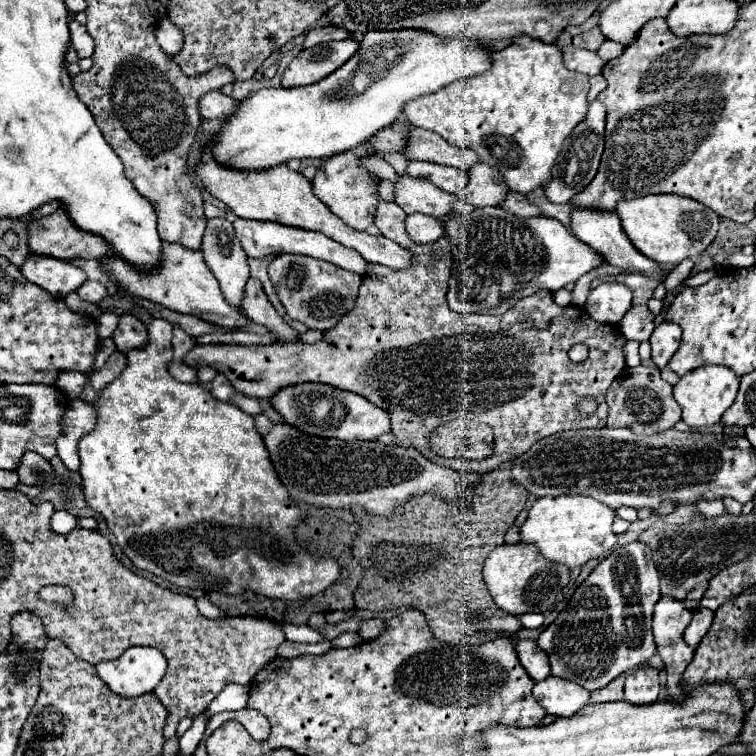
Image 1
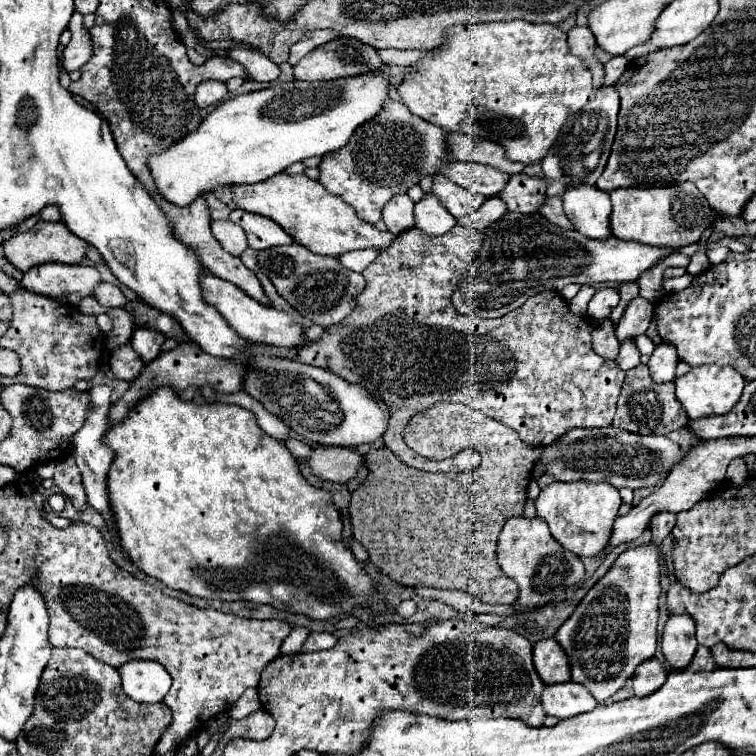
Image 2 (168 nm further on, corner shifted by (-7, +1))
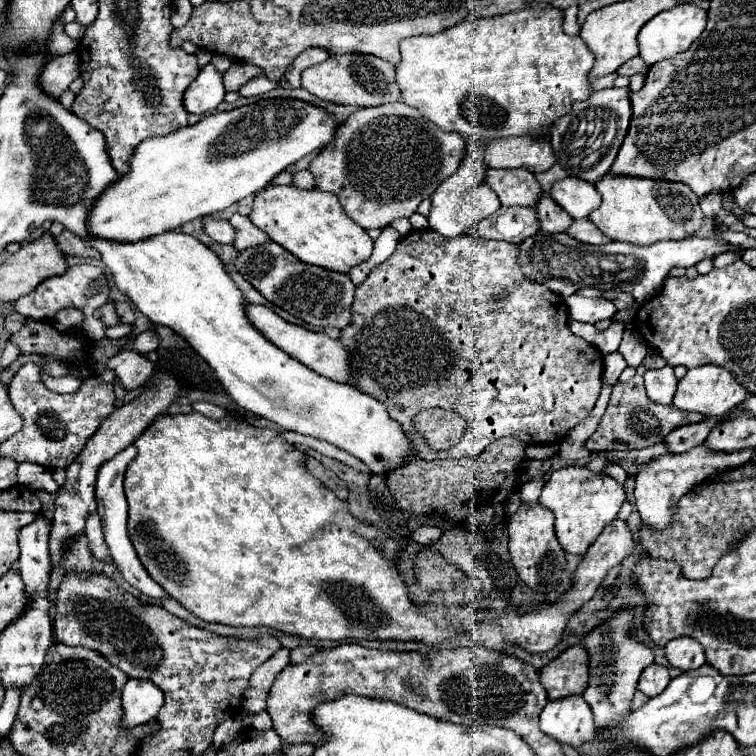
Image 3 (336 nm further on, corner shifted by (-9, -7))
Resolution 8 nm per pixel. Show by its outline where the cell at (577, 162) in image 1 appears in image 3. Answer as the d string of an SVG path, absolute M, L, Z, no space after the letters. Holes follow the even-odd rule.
M602 89L590 95L588 101L574 103L572 111L550 129L550 145L558 159L558 165L576 179L596 183L608 173L622 139L628 131L632 107L628 89Z

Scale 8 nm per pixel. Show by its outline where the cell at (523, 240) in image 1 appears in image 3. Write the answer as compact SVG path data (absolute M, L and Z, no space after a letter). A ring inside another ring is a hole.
M538 231L536 235L518 243L518 249L520 249L518 265L520 265L520 271L524 273L524 277L528 277L540 285L548 285L548 289L558 293L560 297L570 297L572 293L578 293L584 287L596 287L602 291L610 291L610 289L628 291L636 299L640 299L640 305L662 291L664 279L668 277L670 269L674 269L674 267L688 269L688 267L696 265L698 261L702 261L706 257L716 257L724 251L744 251L744 247L740 247L740 245L724 245L716 239L700 239L700 237L692 237L692 239L684 239L684 241L660 241L660 243L648 245L648 247L636 247L636 245L620 243L620 241L610 241L606 245L584 245L584 243L568 237L566 233L544 233L544 231Z

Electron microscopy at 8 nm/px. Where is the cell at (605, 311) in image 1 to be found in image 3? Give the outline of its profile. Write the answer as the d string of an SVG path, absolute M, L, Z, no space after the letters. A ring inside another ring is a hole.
M570 295L564 299L568 307L568 317L582 323L598 323L602 319L612 319L616 313L616 305L608 299L588 299L582 295Z

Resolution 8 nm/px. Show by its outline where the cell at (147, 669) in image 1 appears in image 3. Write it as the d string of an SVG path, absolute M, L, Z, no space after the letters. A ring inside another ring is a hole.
M128 679L122 691L124 725L134 727L148 723L164 705L164 693L148 679Z

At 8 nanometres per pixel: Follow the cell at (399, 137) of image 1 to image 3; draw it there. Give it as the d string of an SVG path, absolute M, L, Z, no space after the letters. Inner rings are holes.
M402 101L366 107L354 111L338 131L334 147L320 151L310 163L310 173L316 179L316 189L330 191L338 195L344 211L358 223L362 229L384 229L398 217L410 217L416 213L420 201L428 199L436 187L454 175L464 159L466 143L458 133L446 133L434 123L426 121L414 107L408 107Z

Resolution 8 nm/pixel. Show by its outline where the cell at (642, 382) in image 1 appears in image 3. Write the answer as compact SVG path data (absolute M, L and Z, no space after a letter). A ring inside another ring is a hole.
M634 375L626 383L616 383L608 409L598 425L598 429L590 435L586 441L586 449L590 451L628 451L628 449L646 449L650 445L656 445L668 437L670 431L684 423L698 423L704 415L700 413L686 413L672 405L652 403L644 391L644 379L640 375Z

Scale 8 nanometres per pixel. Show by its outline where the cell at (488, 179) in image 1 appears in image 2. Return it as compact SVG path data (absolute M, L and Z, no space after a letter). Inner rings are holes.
M524 173L512 175L500 197L506 201L510 211L524 215L538 213L546 203L546 181L540 177L528 177Z

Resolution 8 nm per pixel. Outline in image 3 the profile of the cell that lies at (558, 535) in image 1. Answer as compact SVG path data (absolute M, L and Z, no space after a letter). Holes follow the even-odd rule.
M564 467L554 471L540 495L542 507L552 511L556 517L554 529L562 549L572 555L584 555L584 551L588 551L602 529L618 519L618 511L624 501L624 487L620 487L606 473L592 473L586 467Z

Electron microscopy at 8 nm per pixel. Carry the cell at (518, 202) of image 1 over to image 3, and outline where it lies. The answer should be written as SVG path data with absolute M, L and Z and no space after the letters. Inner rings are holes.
M572 221L572 225L568 227L566 235L574 237L574 239L578 239L582 243L592 243L592 245L602 245L602 243L610 241L588 221Z

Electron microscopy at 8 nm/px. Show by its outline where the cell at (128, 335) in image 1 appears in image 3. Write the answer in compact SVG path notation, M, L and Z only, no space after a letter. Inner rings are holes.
M108 301L104 307L96 309L96 311L94 311L94 317L100 319L106 327L110 327L110 325L118 325L118 323L120 323L120 317L116 315L116 311L114 311L114 303L112 303L112 301Z

